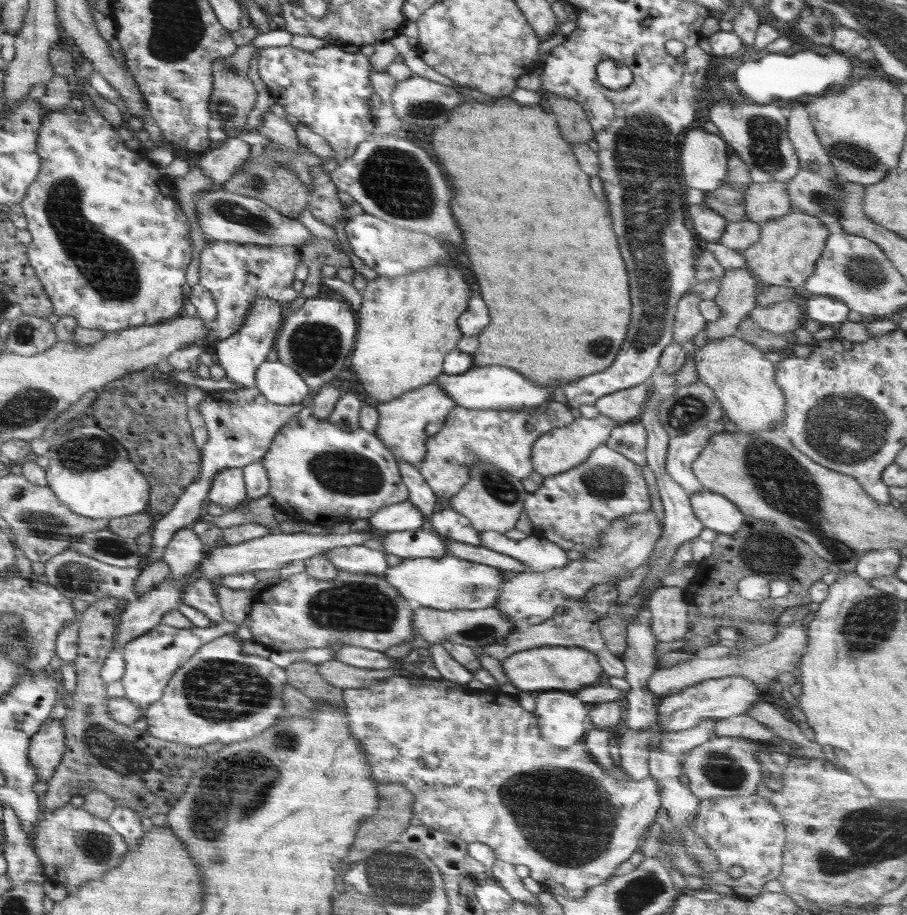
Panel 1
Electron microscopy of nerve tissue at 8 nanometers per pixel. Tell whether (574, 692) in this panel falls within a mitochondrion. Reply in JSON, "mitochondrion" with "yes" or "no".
{"mitochondrion":"no"}

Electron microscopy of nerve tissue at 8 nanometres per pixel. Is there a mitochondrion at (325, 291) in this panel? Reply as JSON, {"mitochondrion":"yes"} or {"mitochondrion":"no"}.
{"mitochondrion":"no"}

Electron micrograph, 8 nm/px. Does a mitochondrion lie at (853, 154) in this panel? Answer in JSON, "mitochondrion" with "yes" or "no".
{"mitochondrion":"yes"}

